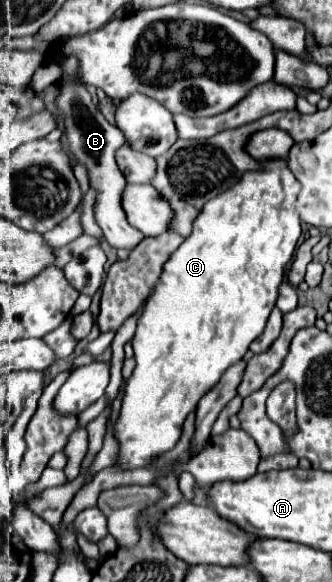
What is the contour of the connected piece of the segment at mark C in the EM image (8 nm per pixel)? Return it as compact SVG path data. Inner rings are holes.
M267 160L265 172L245 172L241 184L229 188L205 204L193 222L191 236L169 256L163 274L137 320L133 336L135 370L123 386L121 410L113 422L113 436L119 444L117 468L151 468L155 460L169 452L181 438L185 418L199 400L221 380L225 370L243 360L249 344L265 330L267 318L279 298L283 272L301 236L299 214L295 210L299 184L285 160Z

